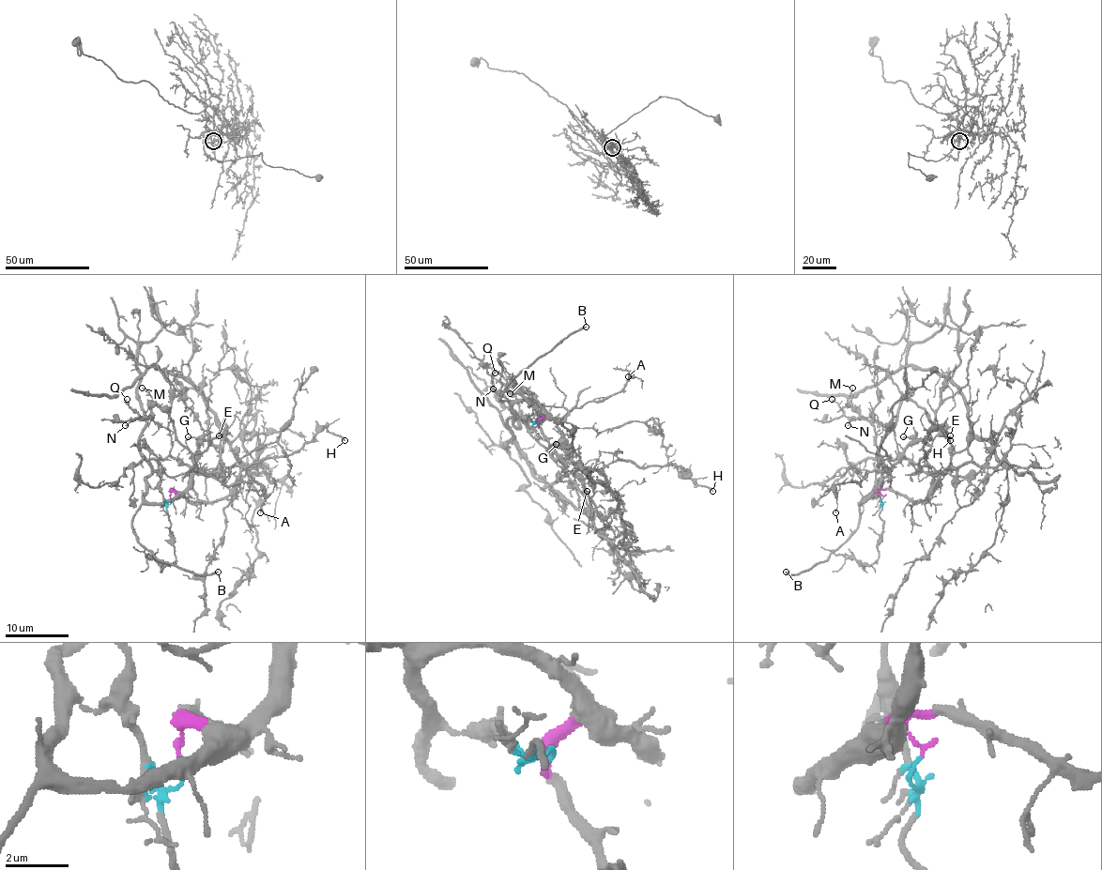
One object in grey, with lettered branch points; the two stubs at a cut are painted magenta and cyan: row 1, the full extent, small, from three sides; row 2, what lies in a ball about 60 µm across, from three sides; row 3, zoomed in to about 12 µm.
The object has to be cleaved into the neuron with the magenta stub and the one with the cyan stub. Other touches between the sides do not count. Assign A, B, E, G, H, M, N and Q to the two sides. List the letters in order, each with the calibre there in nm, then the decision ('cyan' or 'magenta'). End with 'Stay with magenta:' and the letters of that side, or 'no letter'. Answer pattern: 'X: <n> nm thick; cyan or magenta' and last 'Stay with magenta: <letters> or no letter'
A: 100 nm thick; magenta
B: 220 nm thick; magenta
E: 120 nm thick; magenta
G: 140 nm thick; magenta
H: 200 nm thick; magenta
M: 130 nm thick; magenta
N: 120 nm thick; cyan
Q: 120 nm thick; cyan
Stay with magenta: A, B, E, G, H, M

